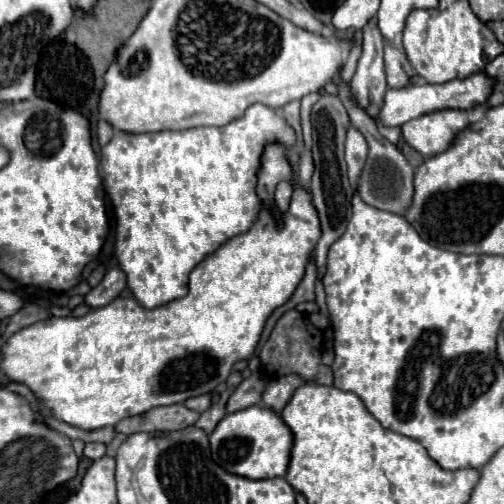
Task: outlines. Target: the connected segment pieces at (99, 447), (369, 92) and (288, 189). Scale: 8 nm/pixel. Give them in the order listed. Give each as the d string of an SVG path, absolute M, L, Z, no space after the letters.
M91 442L91 444L85 444L85 452L83 452L87 458L91 460L97 460L97 458L103 458L105 456L105 444L99 444L99 442Z
M377 18L369 20L363 28L363 52L349 88L357 106L363 108L371 118L377 118L383 106L383 96L387 92L383 68L383 36L377 28Z
M281 182L275 190L275 202L277 202L277 208L279 210L285 210L289 206L289 200L291 200L291 192L293 192L293 186L291 182Z

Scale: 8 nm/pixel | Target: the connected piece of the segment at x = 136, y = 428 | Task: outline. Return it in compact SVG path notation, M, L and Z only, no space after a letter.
M173 404L173 406L161 406L153 408L147 414L133 416L121 420L115 428L117 432L123 434L133 434L133 432L169 432L169 430L181 430L199 420L199 412L185 408L183 404Z

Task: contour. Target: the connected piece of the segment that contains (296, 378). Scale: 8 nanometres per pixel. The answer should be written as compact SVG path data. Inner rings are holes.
M289 374L289 376L277 378L267 386L267 390L263 394L263 404L279 414L291 400L293 392L303 384L305 384L305 380L299 374Z

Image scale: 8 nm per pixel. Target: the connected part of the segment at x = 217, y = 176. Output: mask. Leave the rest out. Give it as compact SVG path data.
M251 104L241 118L231 120L229 124L219 126L219 128L217 126L203 126L203 128L189 128L189 130L179 130L179 132L165 130L165 132L153 132L153 134L129 134L129 132L123 132L123 130L115 130L113 138L101 148L101 156L99 156L99 160L101 160L101 178L103 178L105 192L111 198L115 220L117 220L117 224L115 224L115 258L117 258L121 270L127 276L129 290L133 292L135 300L143 308L157 308L157 306L163 306L171 300L183 298L187 294L187 280L189 280L191 270L205 256L209 256L221 244L225 244L229 238L247 232L251 228L251 224L257 220L257 212L261 210L261 200L255 194L255 176L257 176L257 170L259 170L261 152L263 152L267 142L283 142L289 150L289 160L291 160L293 168L297 168L299 156L295 152L295 132L293 132L293 128L287 126L271 108L267 108L263 104Z

